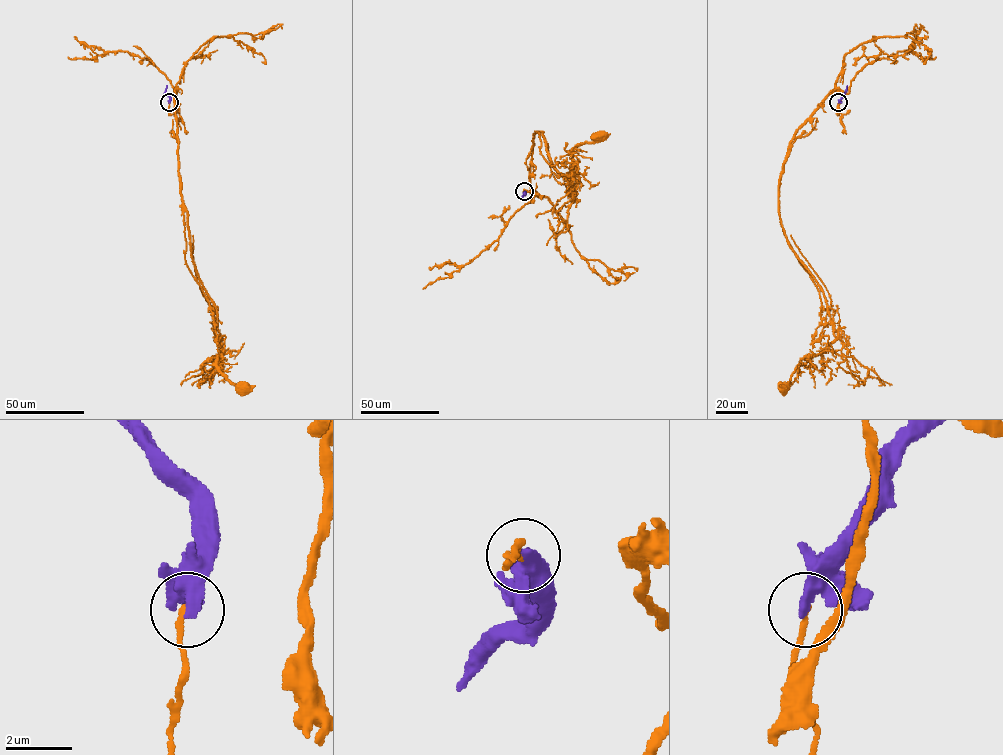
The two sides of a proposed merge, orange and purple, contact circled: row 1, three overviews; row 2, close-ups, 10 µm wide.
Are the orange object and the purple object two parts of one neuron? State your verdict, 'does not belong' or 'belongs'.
does not belong

